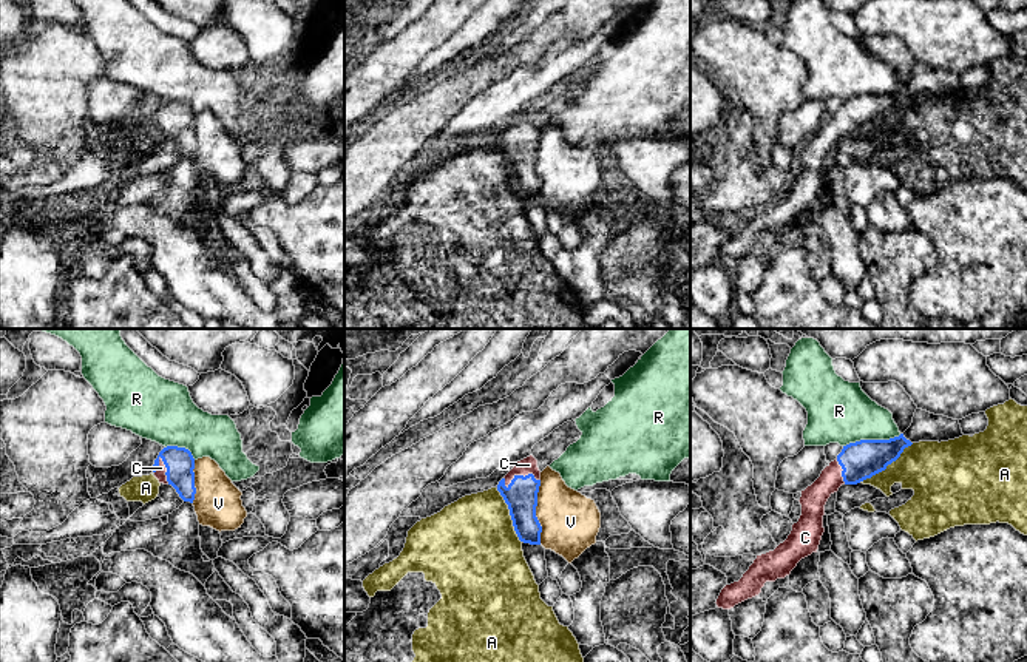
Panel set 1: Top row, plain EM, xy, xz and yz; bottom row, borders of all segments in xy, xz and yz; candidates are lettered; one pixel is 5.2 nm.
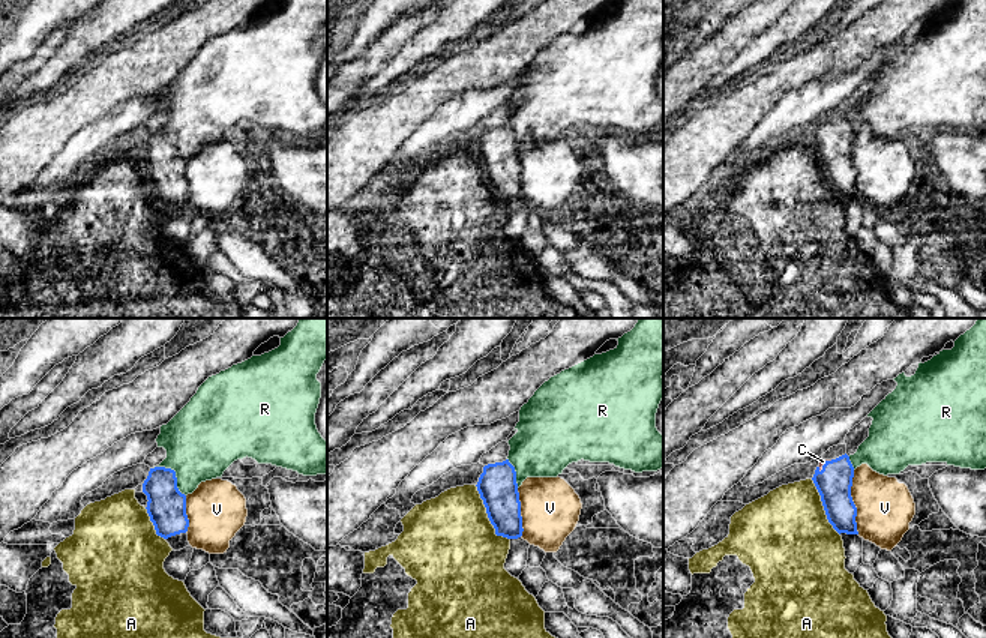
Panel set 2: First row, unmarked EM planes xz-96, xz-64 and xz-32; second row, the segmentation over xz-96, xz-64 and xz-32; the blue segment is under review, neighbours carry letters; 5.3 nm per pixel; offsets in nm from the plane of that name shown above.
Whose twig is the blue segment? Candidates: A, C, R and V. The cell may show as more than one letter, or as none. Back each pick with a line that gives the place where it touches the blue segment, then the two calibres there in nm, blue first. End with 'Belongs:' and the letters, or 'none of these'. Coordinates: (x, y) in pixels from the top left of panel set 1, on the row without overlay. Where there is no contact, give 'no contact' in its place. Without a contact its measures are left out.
C: meets blue in xz at (521, 130); 170 nm thick on the blue side, 90 nm on the other
Belongs: C

